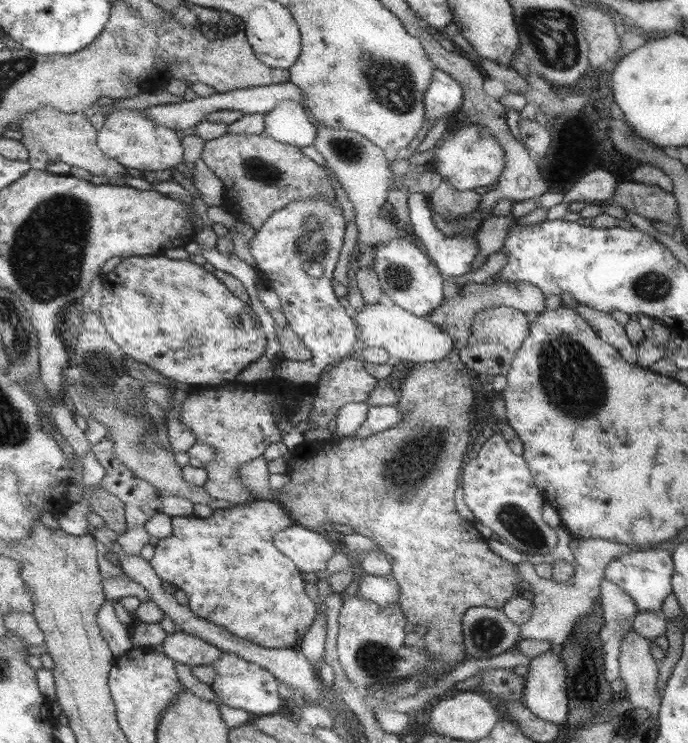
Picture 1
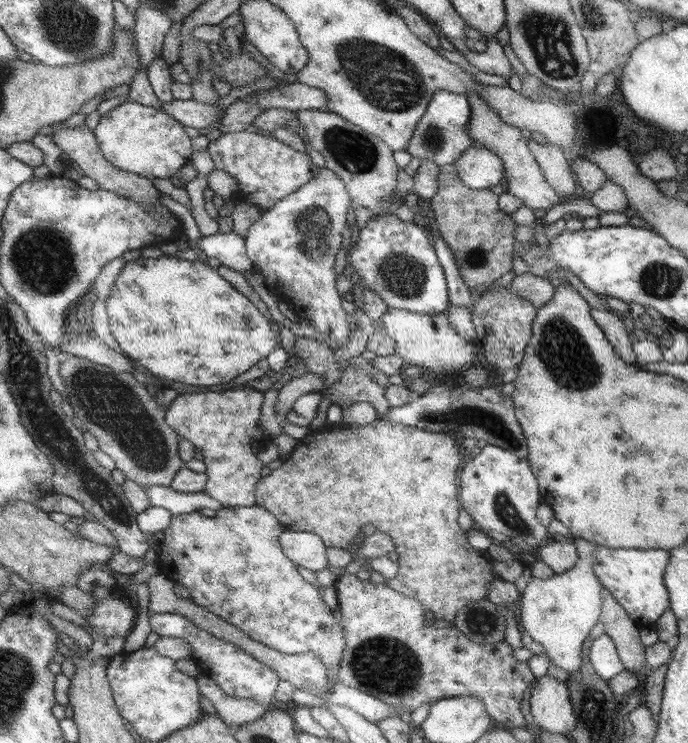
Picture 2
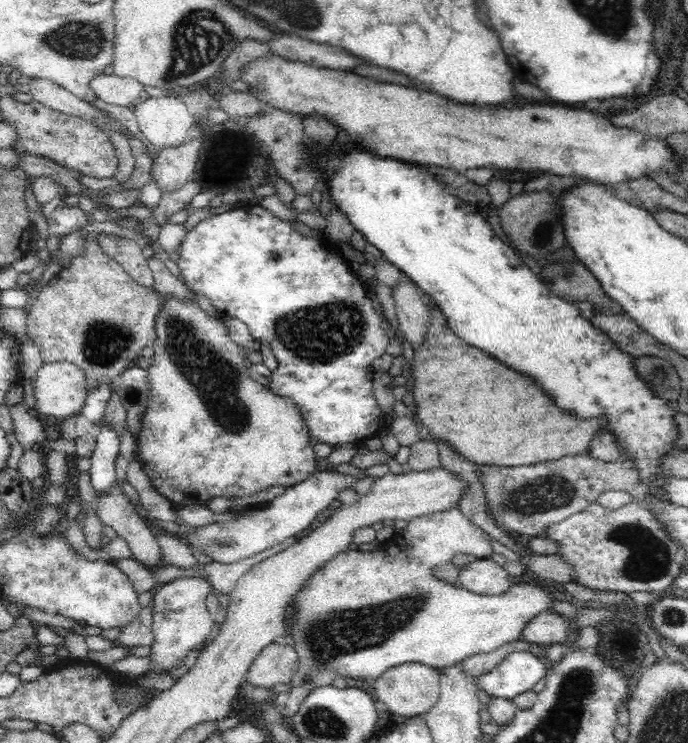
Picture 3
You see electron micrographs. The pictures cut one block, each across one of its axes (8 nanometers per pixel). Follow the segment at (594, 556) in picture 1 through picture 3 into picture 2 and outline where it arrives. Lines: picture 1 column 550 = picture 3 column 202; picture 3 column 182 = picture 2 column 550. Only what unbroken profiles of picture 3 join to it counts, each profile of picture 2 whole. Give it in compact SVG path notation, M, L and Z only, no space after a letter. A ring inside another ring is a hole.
M574 538L574 544L577 546L578 560L570 570L562 574L554 574L551 577L541 579L532 577L524 593L520 595L520 606L518 618L520 629L532 637L534 642L538 642L545 648L545 653L550 661L556 666L565 670L568 674L581 669L582 647L585 638L593 629L595 624L599 623L599 618L603 609L602 585L599 583L596 574L594 574L594 557L596 544L588 542L583 538Z

